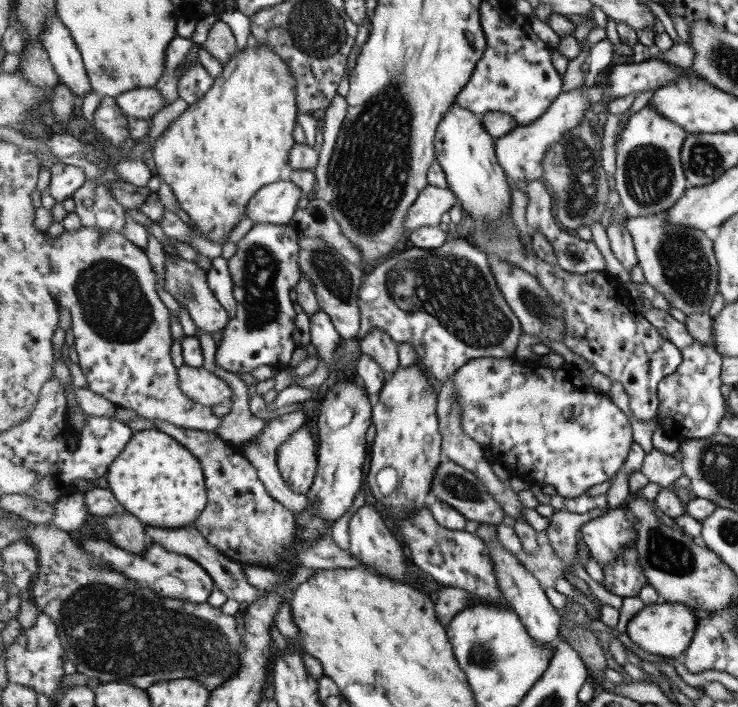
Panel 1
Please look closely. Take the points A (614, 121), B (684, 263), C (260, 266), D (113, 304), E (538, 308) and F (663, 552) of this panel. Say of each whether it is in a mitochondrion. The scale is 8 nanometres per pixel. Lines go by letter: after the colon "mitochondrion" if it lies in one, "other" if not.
A: other
B: mitochondrion
C: mitochondrion
D: mitochondrion
E: mitochondrion
F: mitochondrion

